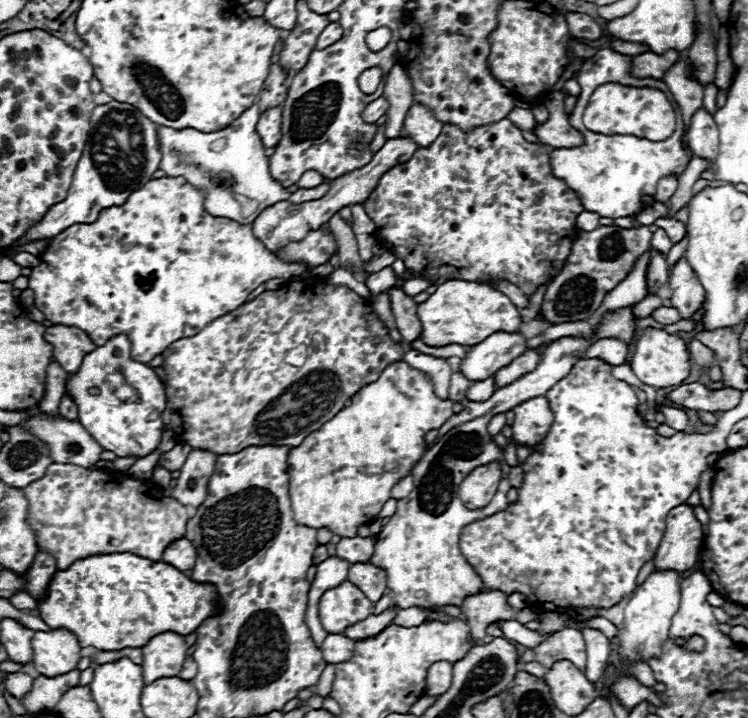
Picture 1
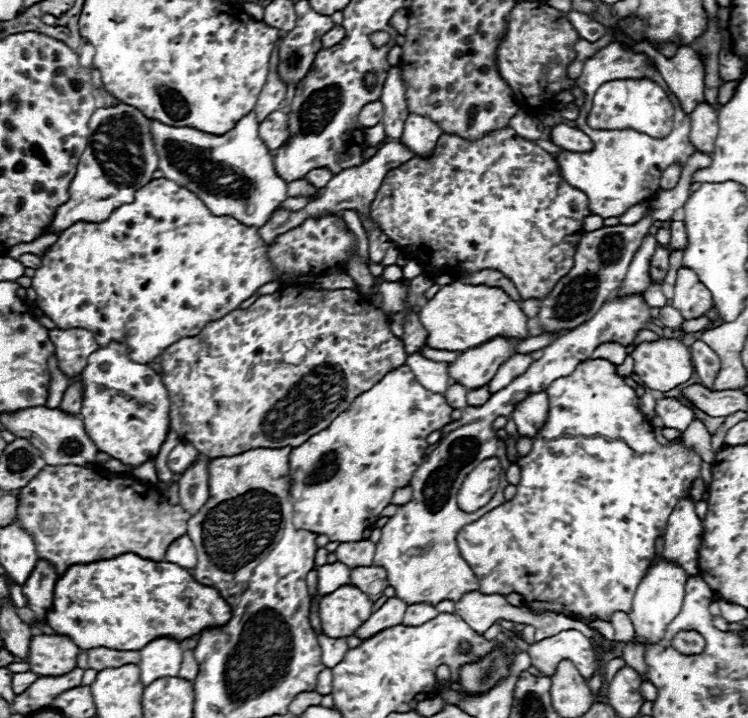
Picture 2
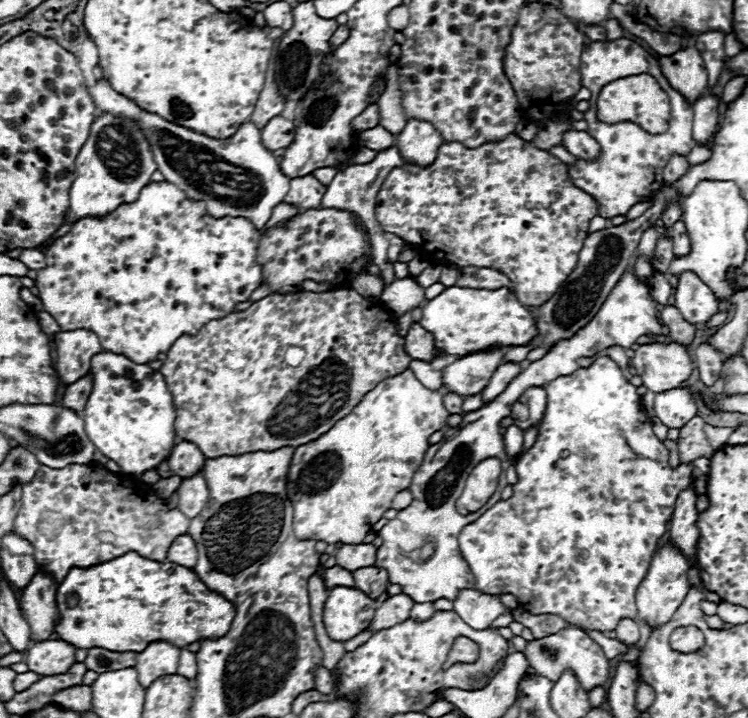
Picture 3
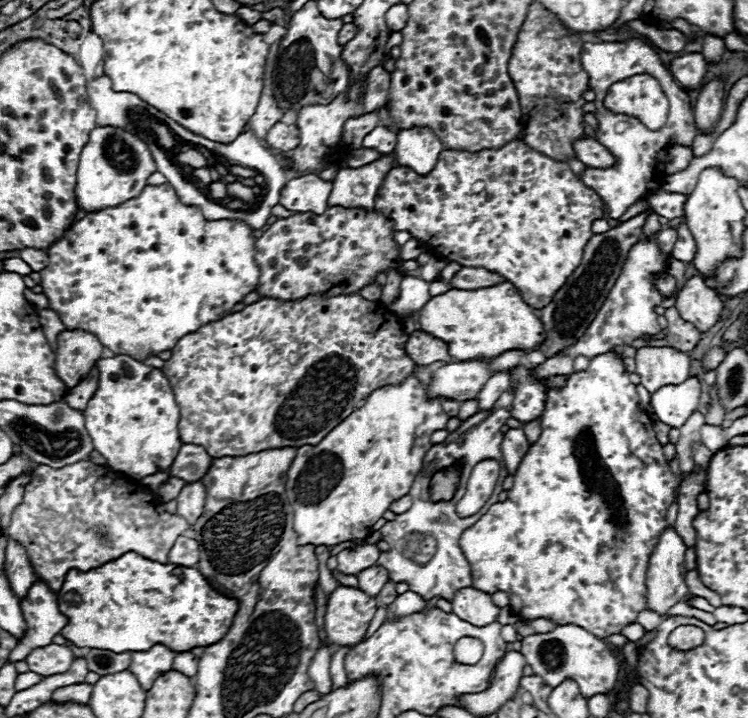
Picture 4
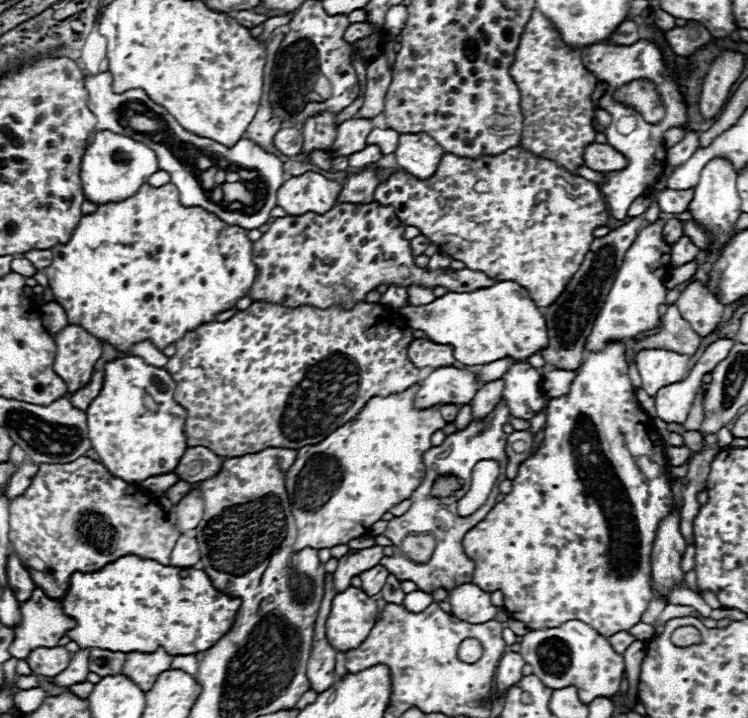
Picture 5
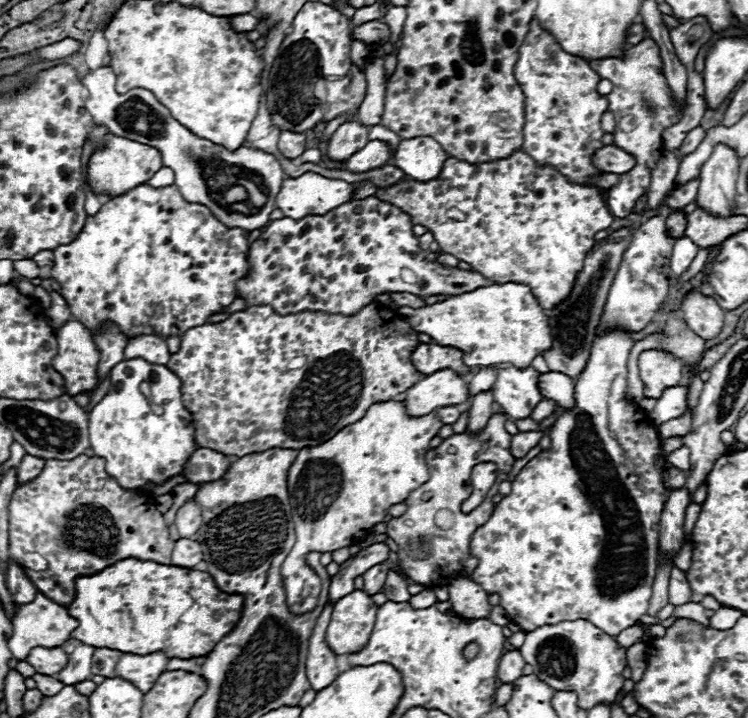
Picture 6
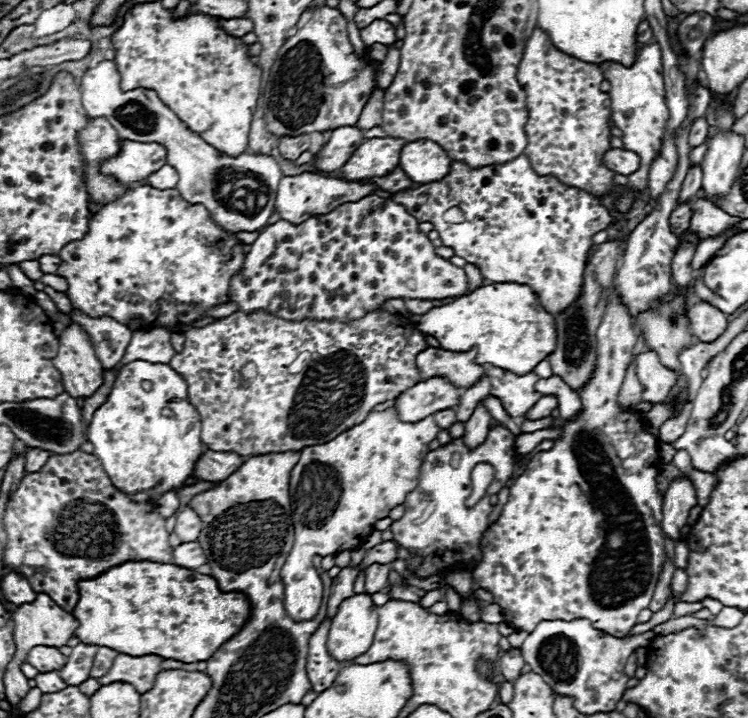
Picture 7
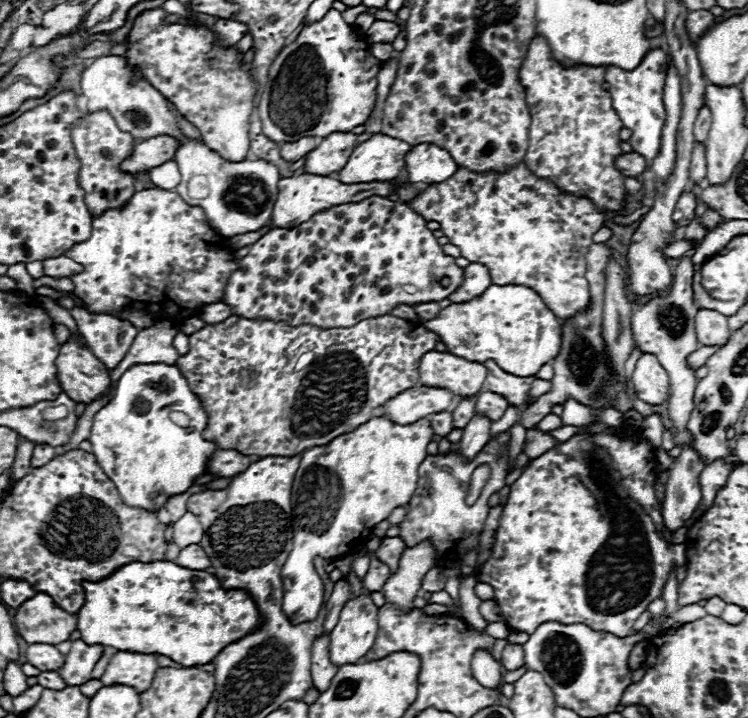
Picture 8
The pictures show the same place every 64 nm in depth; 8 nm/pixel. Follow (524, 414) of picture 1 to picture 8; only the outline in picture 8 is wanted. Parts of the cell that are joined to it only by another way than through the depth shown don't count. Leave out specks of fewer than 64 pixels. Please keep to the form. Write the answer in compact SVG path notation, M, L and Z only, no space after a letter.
M486 360L482 364L488 370L486 382L484 382L486 390L502 394L508 400L508 404L514 404L514 406L520 406L520 404L526 402L528 390L530 390L530 384L532 384L534 378L522 378L522 376L508 374L494 360Z

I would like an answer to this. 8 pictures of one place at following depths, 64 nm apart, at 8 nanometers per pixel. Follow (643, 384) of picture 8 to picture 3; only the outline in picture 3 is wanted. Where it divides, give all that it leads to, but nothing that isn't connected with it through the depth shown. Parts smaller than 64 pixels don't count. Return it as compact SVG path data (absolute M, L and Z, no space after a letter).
M642 344L634 352L634 368L650 392L678 388L694 370L694 364L680 344Z

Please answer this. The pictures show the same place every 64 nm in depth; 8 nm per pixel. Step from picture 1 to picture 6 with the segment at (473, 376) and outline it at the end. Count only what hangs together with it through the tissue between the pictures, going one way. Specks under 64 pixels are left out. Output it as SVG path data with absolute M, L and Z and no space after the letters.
M452 370L434 372L432 376L422 378L404 394L406 414L418 418L430 414L444 406L464 404L468 396L468 382L456 376Z

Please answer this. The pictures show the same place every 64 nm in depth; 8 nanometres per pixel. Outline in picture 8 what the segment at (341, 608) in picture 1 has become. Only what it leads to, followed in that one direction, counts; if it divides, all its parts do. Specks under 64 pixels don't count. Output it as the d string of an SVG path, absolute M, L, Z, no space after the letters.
M368 594L344 604L336 628L330 632L330 660L336 666L356 664L372 648L378 634L378 606Z

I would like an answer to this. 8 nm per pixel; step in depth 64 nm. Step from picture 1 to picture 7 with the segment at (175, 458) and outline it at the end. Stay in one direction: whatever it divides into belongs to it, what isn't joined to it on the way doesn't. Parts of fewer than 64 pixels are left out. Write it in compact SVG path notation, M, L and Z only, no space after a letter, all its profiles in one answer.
M206 450L202 454L202 458L198 460L198 464L196 464L194 476L198 480L220 482L220 480L226 480L232 472L236 472L244 462L246 462L246 458L236 454L236 452Z

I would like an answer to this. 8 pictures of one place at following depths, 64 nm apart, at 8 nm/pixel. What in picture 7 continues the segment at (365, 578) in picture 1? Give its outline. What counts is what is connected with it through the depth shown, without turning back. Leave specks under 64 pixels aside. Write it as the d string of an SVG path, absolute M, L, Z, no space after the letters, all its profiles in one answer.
M370 564L366 568L366 592L374 594L386 588L390 564Z

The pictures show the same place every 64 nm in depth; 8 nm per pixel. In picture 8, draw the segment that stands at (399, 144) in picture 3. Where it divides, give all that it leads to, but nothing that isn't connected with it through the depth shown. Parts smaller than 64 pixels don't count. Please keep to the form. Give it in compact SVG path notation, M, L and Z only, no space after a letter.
M418 144L406 156L406 172L410 182L436 184L450 178L456 170L458 164L454 158L434 144Z

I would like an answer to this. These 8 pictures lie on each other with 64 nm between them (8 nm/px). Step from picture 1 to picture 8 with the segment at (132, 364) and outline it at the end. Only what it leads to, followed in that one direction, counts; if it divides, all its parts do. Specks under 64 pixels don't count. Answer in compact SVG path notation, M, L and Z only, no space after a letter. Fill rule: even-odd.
M136 364L130 370L122 374L114 388L112 400L96 412L92 432L90 432L90 444L92 454L96 456L100 468L106 472L106 476L116 484L120 498L128 506L144 508L150 512L160 510L170 496L184 494L198 476L206 474L206 464L212 458L212 454L218 450L216 442L204 440L202 432L208 426L208 414L204 410L202 400L192 392L188 380L180 372L178 366L170 364ZM170 412L186 412L190 416L190 426L182 428L176 426L170 420Z

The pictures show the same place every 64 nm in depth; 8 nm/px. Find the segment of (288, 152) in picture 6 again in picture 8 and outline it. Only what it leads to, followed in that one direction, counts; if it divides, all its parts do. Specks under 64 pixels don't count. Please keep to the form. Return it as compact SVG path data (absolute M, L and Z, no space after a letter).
M300 138L298 142L292 144L282 144L280 146L280 154L286 162L296 162L300 158L304 158L308 152L312 152L312 148L316 148L314 138Z

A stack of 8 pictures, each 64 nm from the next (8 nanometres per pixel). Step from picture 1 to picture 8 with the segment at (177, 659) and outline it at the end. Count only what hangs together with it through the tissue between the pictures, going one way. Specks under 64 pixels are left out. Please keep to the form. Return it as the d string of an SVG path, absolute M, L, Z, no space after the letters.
M118 650L108 660L108 666L106 666L100 682L104 686L124 684L124 686L132 686L138 692L144 692L146 688L150 688L156 668L158 668L158 662L156 662L154 654Z

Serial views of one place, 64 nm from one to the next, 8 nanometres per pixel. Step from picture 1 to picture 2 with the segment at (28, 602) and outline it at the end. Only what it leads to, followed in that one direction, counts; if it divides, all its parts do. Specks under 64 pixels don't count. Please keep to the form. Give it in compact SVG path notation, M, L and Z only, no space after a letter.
M12 583L9 586L10 590L10 600L12 600L13 604L18 607L24 607L27 604L26 597L22 593L22 586Z

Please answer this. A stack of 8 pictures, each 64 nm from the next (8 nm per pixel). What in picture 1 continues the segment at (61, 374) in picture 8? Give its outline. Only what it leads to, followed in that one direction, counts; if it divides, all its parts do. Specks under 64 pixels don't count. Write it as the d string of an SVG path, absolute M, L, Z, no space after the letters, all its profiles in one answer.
M50 326L46 328L44 338L54 346L54 360L68 374L78 372L84 356L96 348L84 330L70 326Z

